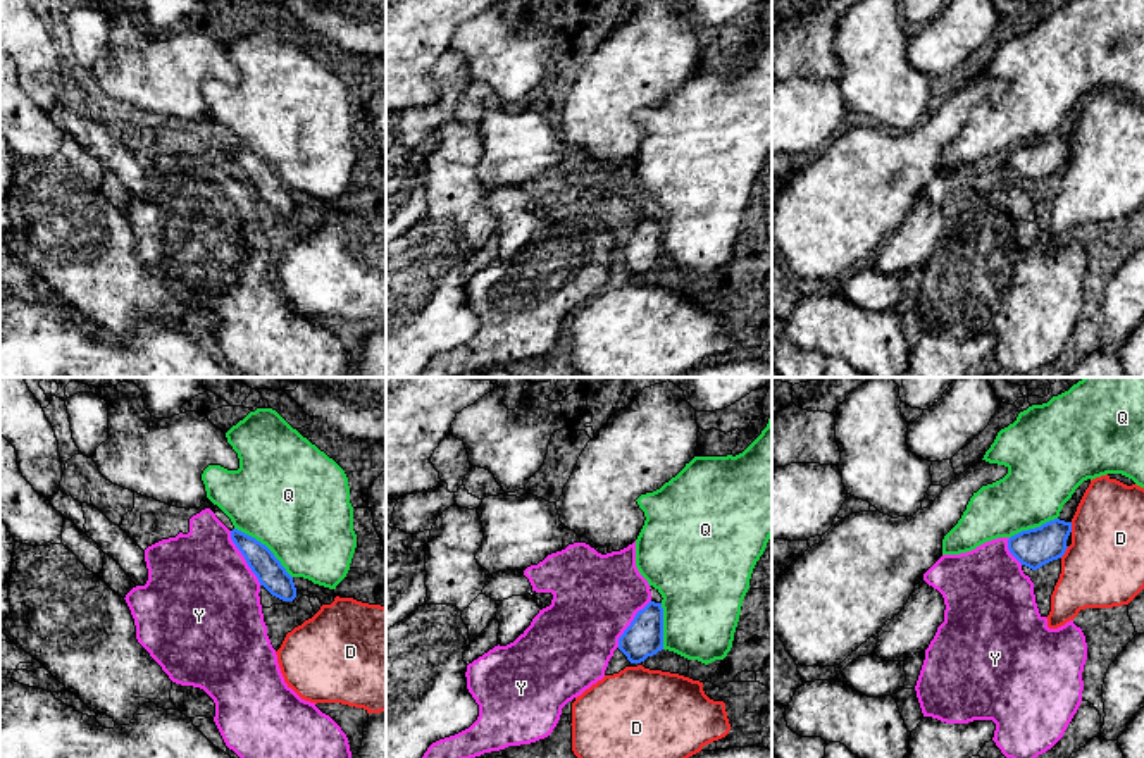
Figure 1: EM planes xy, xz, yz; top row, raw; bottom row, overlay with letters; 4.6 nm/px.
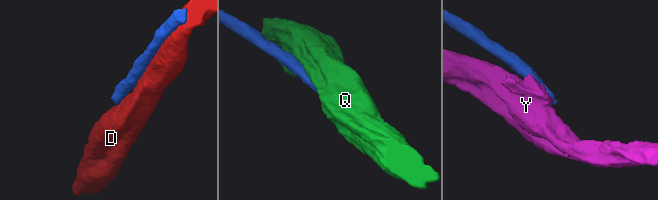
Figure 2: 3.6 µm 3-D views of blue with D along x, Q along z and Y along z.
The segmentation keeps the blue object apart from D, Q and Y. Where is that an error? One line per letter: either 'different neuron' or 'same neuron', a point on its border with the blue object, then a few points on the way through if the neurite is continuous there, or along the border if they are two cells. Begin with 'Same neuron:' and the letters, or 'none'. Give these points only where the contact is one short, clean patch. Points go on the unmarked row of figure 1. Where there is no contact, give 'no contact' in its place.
Same neuron: none
D: different neuron | yz (1065, 164)
Q: different neuron | xy (266, 161)
Y: different neuron | xy (245, 173)

